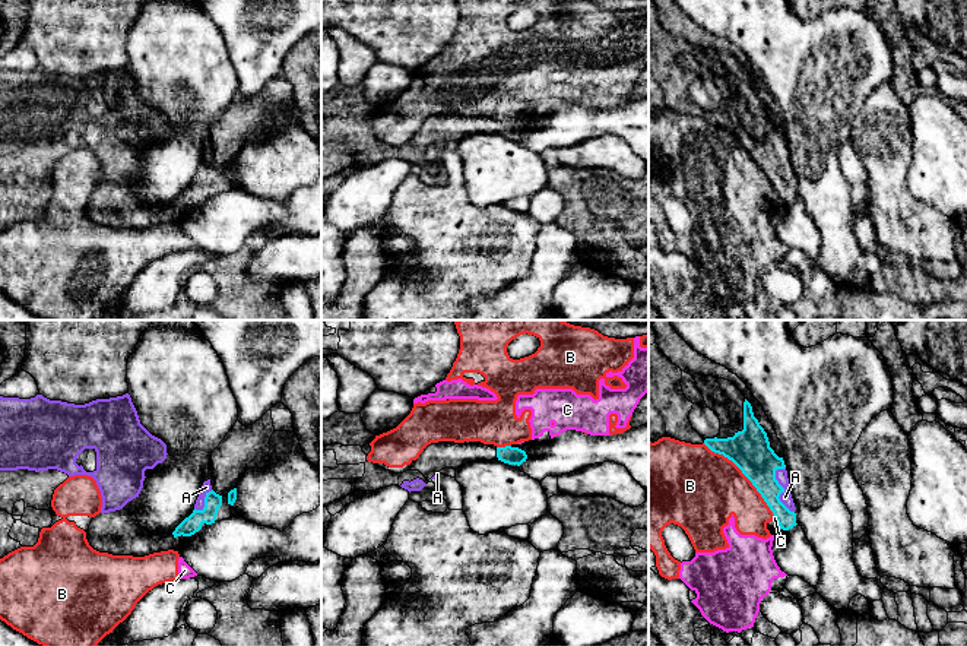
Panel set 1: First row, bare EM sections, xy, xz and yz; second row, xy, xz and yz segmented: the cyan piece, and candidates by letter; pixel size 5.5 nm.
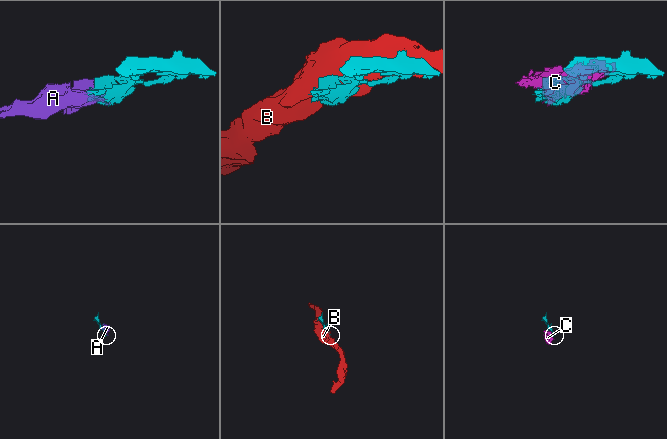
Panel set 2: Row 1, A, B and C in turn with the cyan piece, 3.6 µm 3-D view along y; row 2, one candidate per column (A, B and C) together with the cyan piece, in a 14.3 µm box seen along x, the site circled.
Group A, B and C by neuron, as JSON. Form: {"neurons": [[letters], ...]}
{"neurons": [["A"], ["B", "C"]]}

